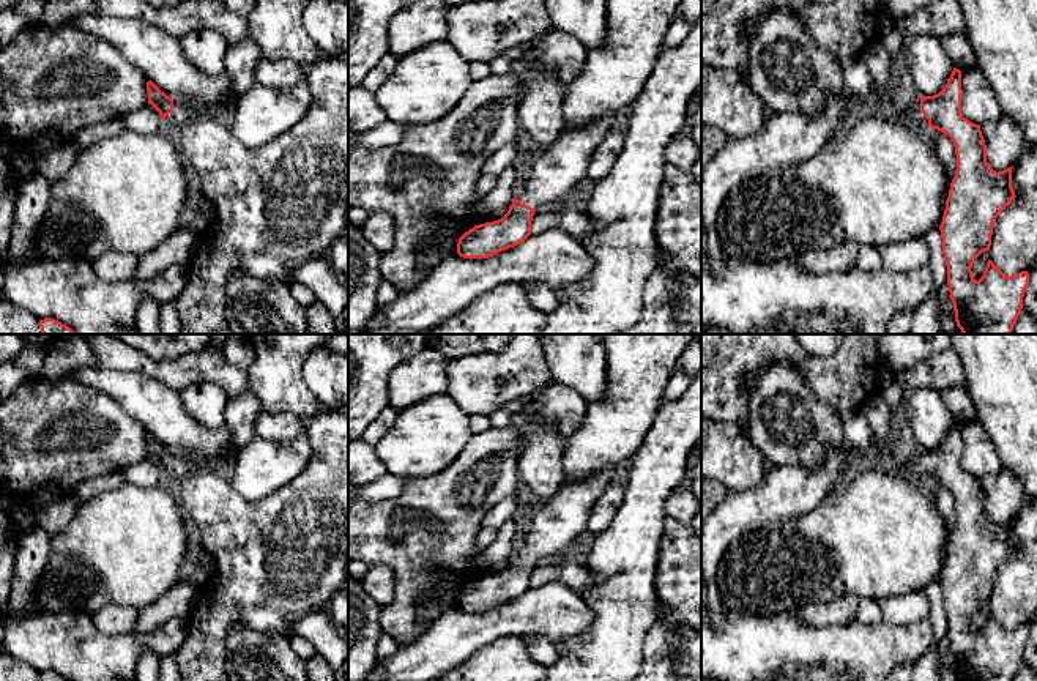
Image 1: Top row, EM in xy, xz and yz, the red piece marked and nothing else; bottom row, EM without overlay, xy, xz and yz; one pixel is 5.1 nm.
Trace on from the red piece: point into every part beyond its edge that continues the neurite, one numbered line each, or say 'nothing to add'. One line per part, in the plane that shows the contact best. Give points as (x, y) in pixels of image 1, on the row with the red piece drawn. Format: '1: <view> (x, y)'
1: yz (910, 109)

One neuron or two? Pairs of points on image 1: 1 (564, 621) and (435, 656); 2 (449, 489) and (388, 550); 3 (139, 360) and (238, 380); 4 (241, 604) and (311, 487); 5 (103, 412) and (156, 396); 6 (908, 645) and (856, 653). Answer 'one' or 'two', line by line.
1: one
2: one
3: one
4: one
5: two
6: one

